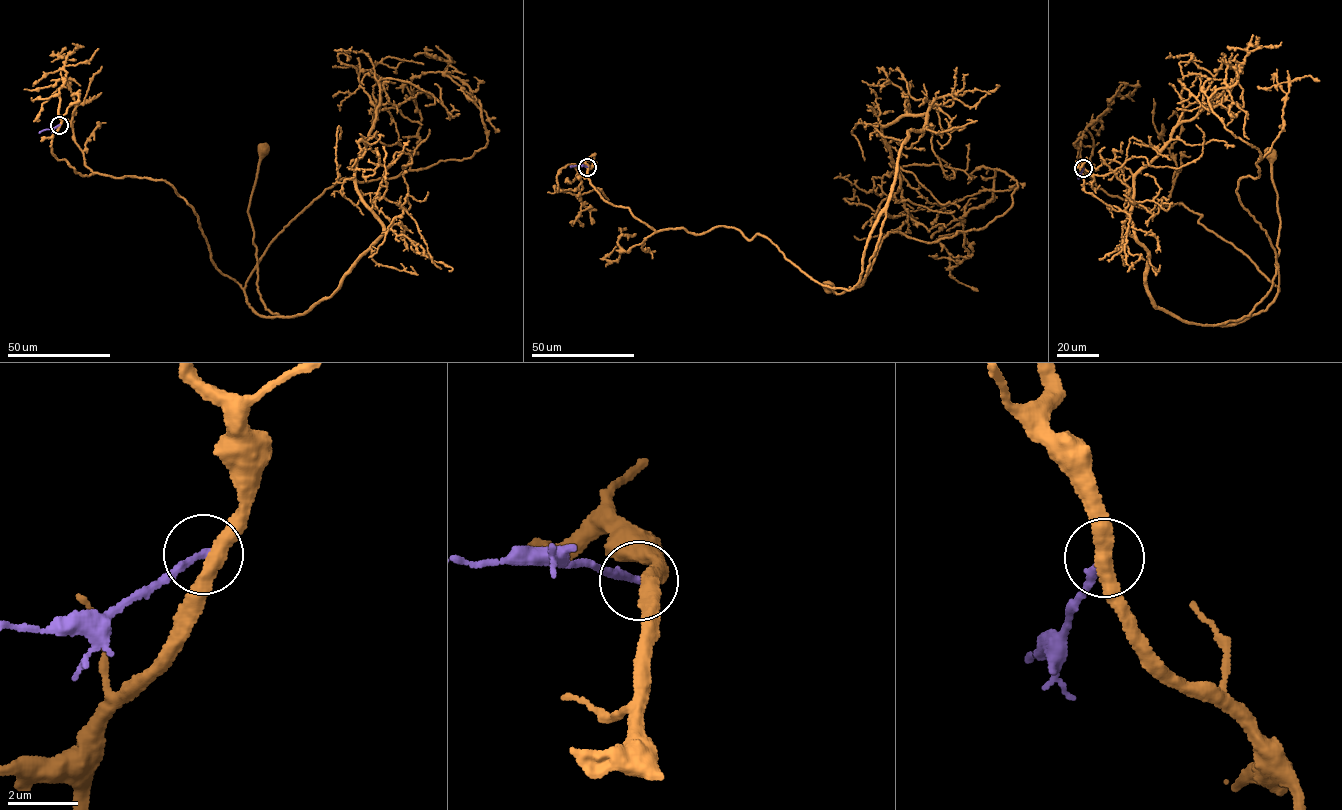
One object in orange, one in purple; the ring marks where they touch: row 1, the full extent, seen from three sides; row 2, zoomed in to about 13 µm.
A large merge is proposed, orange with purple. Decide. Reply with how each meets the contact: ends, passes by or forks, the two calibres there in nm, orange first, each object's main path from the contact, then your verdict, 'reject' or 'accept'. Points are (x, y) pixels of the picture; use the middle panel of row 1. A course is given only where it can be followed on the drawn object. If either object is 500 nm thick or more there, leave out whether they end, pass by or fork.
orange passes by; purple ends; calibres 400 and 200 nm; course orange (587, 167), (601, 197), (656, 231), (734, 227), (825, 286), (861, 284), (828, 285); course purple (587, 167), (570, 166); reject

